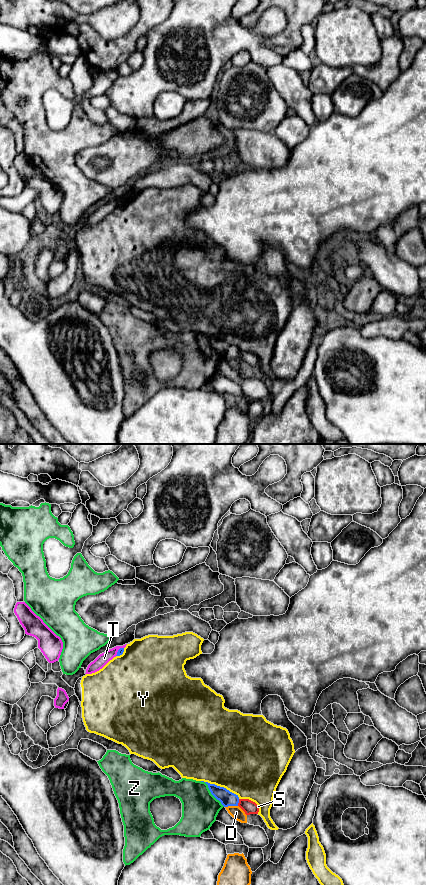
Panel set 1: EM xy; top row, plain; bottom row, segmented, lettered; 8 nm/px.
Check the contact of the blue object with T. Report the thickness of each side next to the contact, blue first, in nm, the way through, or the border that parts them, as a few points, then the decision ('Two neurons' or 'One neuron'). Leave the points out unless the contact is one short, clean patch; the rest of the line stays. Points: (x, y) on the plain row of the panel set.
Thickness 50 nm (blue) against 90 nm. Boundary: xy (123, 199), (115, 207). Two neurons

